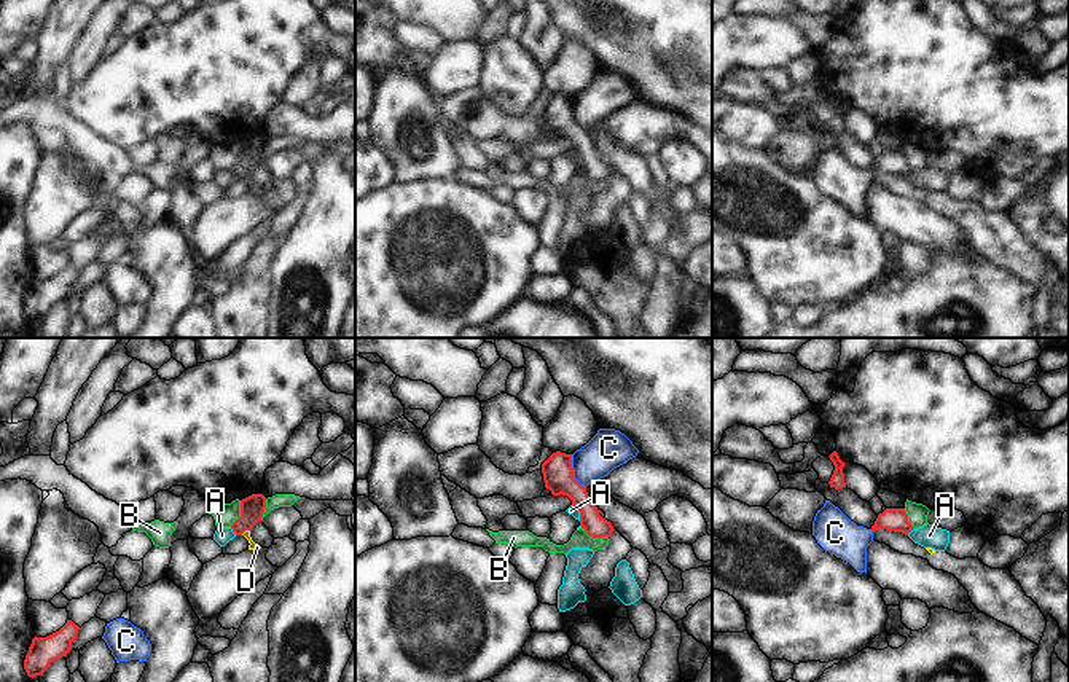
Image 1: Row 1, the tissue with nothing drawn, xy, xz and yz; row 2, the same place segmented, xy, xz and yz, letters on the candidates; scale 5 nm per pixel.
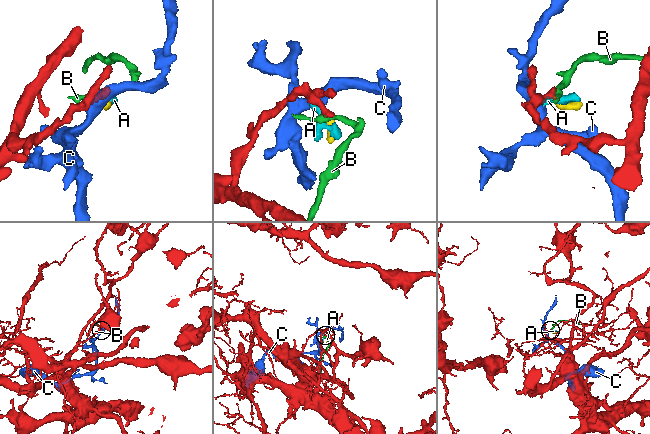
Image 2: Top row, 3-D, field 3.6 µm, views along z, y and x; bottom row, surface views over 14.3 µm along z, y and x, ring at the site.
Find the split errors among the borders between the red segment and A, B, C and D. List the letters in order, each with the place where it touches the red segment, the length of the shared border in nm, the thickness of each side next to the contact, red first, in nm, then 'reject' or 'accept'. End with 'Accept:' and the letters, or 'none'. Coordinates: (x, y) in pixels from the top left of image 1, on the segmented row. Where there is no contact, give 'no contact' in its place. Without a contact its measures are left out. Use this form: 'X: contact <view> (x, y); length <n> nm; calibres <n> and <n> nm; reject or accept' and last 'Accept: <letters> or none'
A: contact xy (233, 531); length 50 nm; calibres 120 and 90 nm; reject
B: contact xz (595, 537); length 150 nm; calibres 120 and 90 nm; reject
C: contact xz (572, 472); length 190 nm; calibres 160 and 200 nm; reject
D: contact xy (244, 531); length 50 nm; calibres 120 and 40 nm; accept
Accept: D

